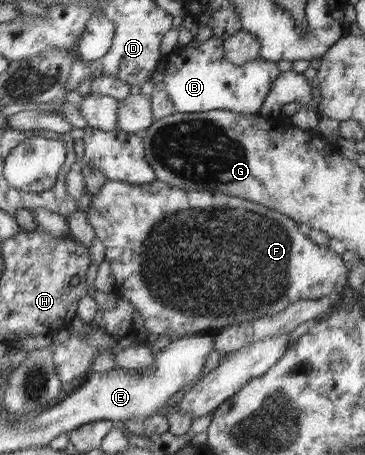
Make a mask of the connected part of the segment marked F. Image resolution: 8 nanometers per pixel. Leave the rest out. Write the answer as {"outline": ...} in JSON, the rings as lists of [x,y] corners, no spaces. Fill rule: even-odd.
{"outline":[[[158,180],[145,185],[107,181],[97,194],[87,199],[85,204],[87,218],[94,227],[96,237],[105,246],[105,259],[110,262],[114,277],[114,291],[132,302],[133,308],[145,321],[146,328],[156,335],[157,338],[160,335],[161,337],[165,335],[165,337],[173,340],[174,338],[191,334],[219,333],[227,326],[261,319],[265,315],[276,315],[279,311],[286,309],[290,303],[301,299],[316,300],[320,297],[335,295],[348,285],[347,268],[345,268],[341,255],[331,251],[329,246],[317,245],[315,241],[312,241],[305,233],[299,230],[298,223],[293,221],[293,219],[239,197],[219,195],[219,193],[209,193],[209,191],[190,190],[187,192]]]}

